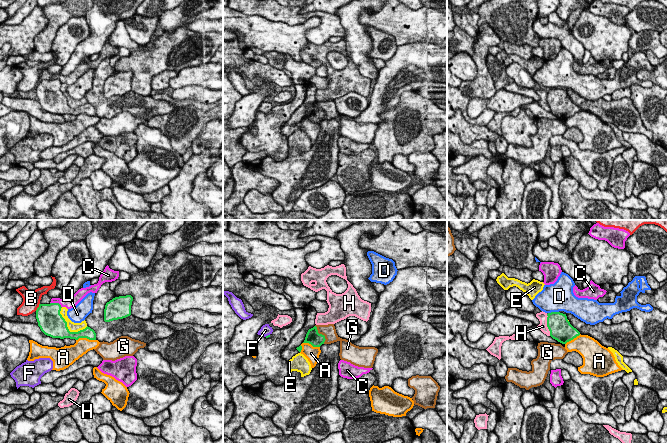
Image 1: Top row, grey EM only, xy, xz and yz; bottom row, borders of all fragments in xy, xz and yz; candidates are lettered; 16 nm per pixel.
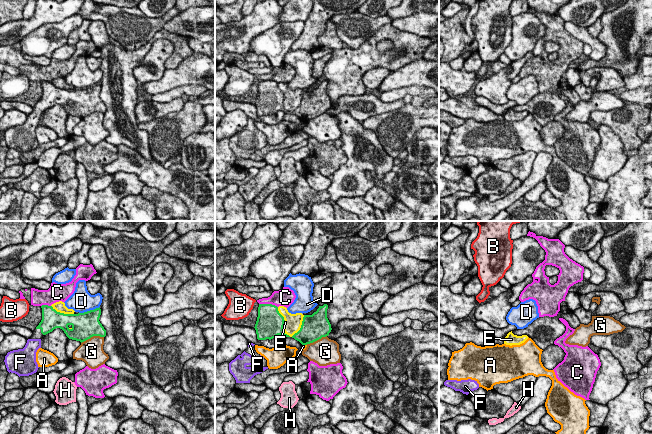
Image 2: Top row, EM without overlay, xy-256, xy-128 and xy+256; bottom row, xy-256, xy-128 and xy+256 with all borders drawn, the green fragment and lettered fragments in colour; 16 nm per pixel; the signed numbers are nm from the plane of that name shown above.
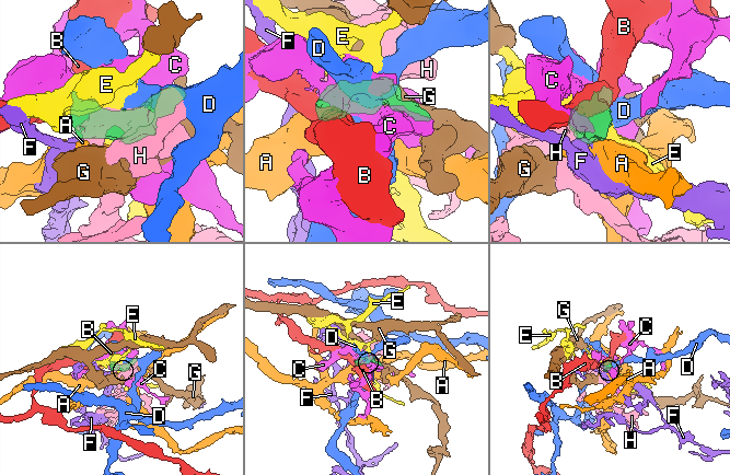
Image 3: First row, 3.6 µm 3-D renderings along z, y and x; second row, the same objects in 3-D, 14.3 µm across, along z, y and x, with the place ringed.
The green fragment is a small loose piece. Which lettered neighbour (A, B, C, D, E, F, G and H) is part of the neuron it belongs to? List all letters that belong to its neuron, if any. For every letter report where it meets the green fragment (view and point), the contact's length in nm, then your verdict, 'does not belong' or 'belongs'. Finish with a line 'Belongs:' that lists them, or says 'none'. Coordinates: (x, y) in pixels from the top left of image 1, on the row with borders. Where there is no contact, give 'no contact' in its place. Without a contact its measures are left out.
A: meets green in xy at (85, 337); contact 320 nm long; does not belong
B: meets green in xy at (38, 307); contact 140 nm long; does not belong
C: meets green in xy at (56, 303); contact 200 nm long; does not belong
D: meets green in yz at (553, 312); contact 180 nm long; does not belong
E: meets green in xy at (67, 328); contact 550 nm long; does not belong
F: meets green in xz at (268, 335); contact 90 nm long; belongs
G: meets green in xz at (321, 334); contact 340 nm long; does not belong
H: meets green in yz at (547, 325); contact 360 nm long; does not belong
Belongs: F

